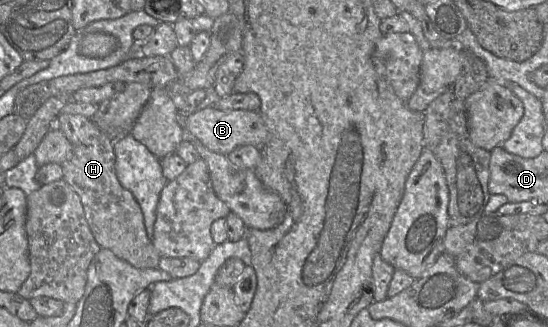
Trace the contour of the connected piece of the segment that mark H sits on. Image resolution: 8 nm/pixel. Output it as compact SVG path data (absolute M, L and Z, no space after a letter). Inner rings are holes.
M60 113L54 126L64 133L72 146L70 157L61 165L62 179L80 197L96 242L135 268L158 268L161 257L147 235L141 207L116 176L114 142L83 115Z

